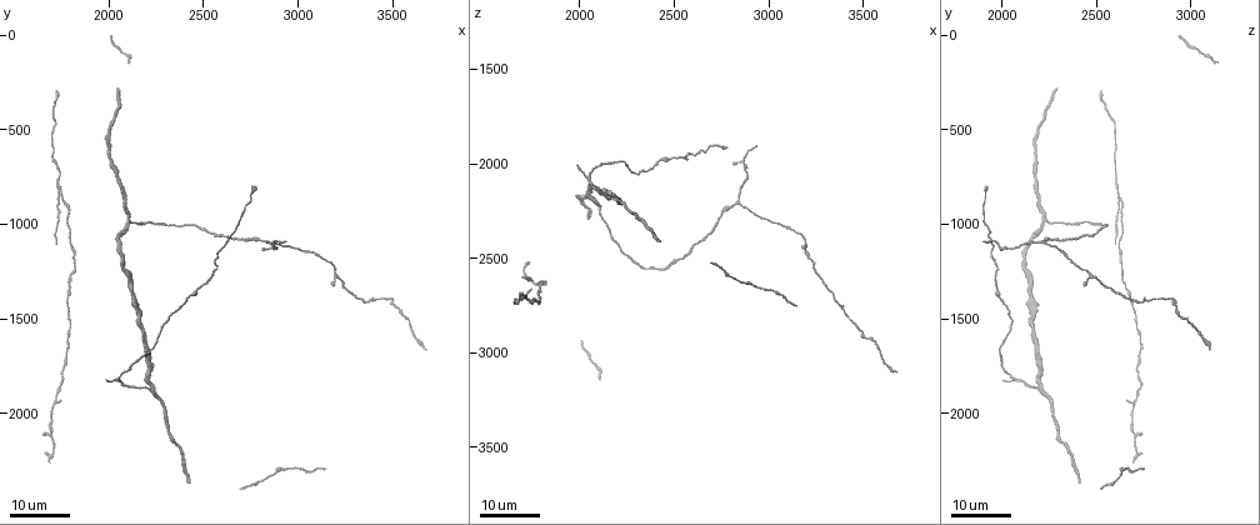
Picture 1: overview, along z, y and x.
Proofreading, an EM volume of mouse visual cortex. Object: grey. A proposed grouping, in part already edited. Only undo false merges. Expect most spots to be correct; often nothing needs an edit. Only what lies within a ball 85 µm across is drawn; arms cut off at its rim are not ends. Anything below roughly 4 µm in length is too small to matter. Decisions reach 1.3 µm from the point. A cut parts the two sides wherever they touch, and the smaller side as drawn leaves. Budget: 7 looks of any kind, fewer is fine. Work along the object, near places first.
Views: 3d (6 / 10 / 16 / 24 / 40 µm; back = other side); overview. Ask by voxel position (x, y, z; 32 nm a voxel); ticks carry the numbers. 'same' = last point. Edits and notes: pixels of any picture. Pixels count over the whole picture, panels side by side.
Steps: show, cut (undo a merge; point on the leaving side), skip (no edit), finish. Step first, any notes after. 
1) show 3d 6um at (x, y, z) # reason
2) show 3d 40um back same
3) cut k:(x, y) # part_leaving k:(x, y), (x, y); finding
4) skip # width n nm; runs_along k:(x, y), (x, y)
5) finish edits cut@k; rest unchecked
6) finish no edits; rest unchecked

show 3d 24um at (2840, 1100, 2210) # branch point

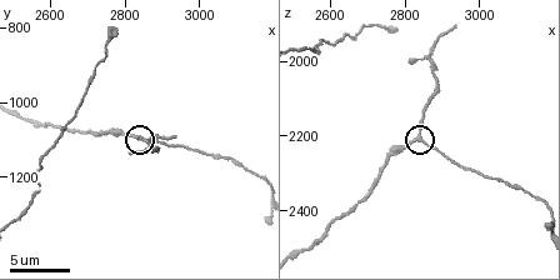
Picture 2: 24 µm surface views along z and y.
show 3d 10um same

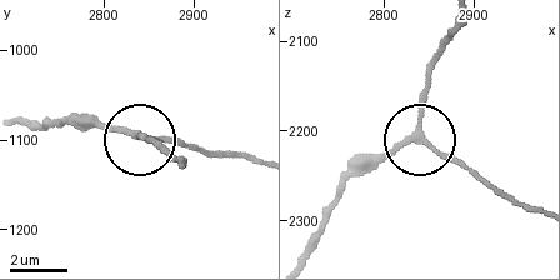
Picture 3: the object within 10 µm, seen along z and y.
skip # runs_along 3:(303, 249), (346, 184), (415, 139), (425, 65); all the same neuron

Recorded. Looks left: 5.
show 3d 16um at (2110, 990, 2220) # three arms meet

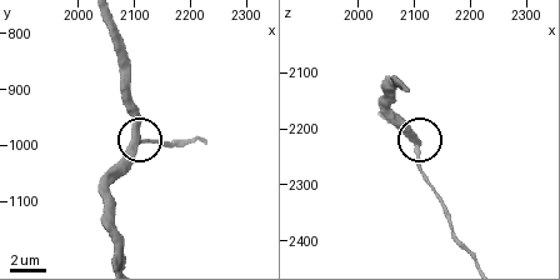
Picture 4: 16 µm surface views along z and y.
show 3d 10um at (2110, 990, 2225) # zoom in

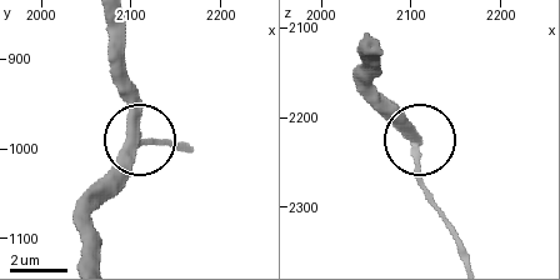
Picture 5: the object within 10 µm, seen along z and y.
skip # side_arm 87 um; all the same neuron

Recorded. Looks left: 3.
show 3d 24um at (2150, 1460, 2140) # thin neck

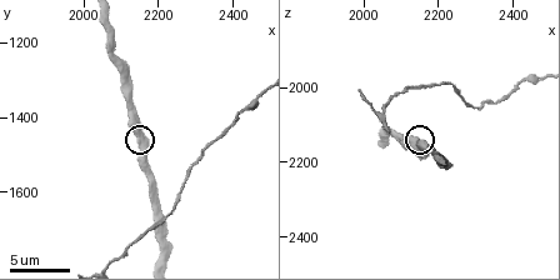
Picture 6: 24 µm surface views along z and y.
show 3d 10um same

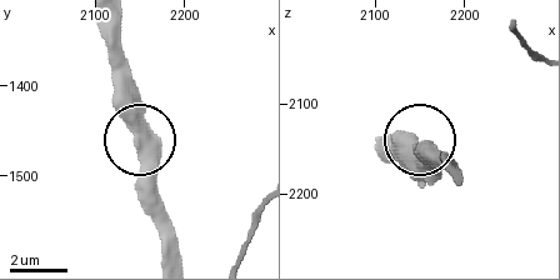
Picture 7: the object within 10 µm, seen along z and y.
skip # one neuron here

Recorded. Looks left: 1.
finish no edits; rest unchecked

